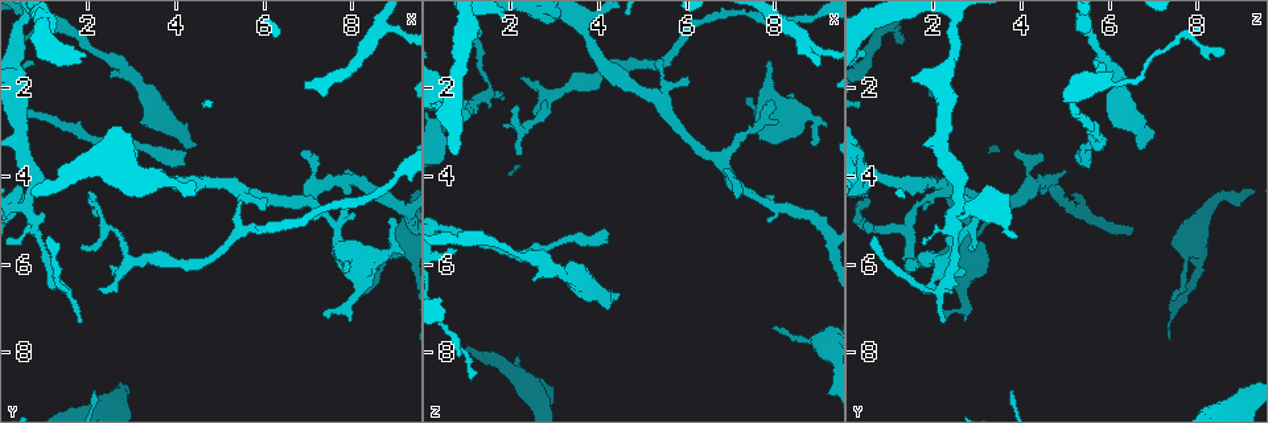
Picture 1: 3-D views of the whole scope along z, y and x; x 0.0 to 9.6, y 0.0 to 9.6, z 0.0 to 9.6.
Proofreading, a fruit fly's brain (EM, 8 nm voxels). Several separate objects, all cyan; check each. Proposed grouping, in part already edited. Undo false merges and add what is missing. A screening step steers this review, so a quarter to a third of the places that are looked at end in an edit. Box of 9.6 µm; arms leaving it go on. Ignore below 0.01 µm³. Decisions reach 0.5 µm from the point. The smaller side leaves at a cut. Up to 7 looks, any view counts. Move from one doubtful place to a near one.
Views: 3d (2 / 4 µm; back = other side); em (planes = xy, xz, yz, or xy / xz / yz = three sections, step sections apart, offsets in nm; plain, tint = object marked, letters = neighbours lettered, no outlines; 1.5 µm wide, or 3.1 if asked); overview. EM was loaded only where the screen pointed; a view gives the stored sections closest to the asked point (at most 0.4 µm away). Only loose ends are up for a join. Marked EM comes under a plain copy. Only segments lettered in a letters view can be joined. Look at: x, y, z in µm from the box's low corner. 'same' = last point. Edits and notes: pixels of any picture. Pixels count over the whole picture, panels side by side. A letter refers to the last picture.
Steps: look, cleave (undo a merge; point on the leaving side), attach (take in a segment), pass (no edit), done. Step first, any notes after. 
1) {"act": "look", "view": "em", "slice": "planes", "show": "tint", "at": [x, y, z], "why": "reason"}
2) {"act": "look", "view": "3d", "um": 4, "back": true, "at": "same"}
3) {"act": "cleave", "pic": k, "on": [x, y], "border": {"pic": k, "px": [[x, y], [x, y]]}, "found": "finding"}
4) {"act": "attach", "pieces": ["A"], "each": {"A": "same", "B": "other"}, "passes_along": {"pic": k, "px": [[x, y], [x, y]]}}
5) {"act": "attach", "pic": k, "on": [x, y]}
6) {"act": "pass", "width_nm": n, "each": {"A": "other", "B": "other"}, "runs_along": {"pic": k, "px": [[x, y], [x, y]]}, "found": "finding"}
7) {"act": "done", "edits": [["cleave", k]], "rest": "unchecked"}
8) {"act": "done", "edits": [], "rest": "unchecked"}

{"act": "look", "view": "em", "slice": "planes", "show": "letters", "at": [5.35, 5.15, 1.45], "why": "three-way junction"}

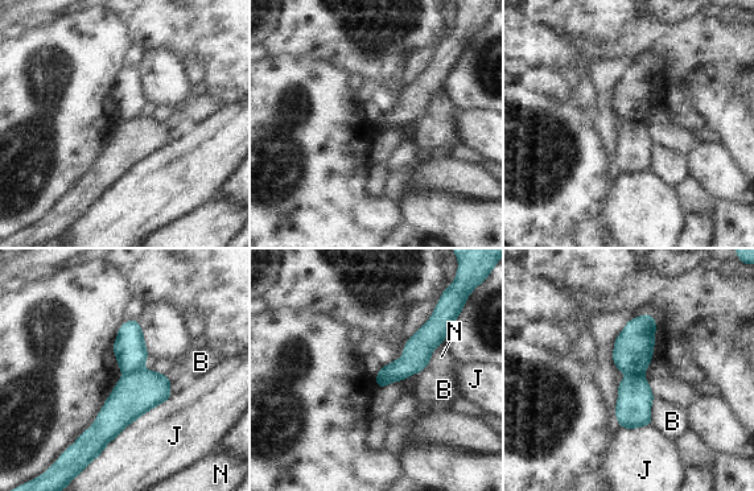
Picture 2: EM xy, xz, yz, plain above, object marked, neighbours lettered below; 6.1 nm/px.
{"act": "cleave", "pic": 2, "on": [134, 395], "width_nm": 130, "longest_contact_nm": ["J", 650], "each": {"B": "other", "J": "other", "N": "other"}, "found": "a second cell is stuck on"}

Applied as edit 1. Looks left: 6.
{"act": "look", "view": "3d", "um": 2, "at": [1.85, 7.40, 2.15], "why": "branch stops here"}

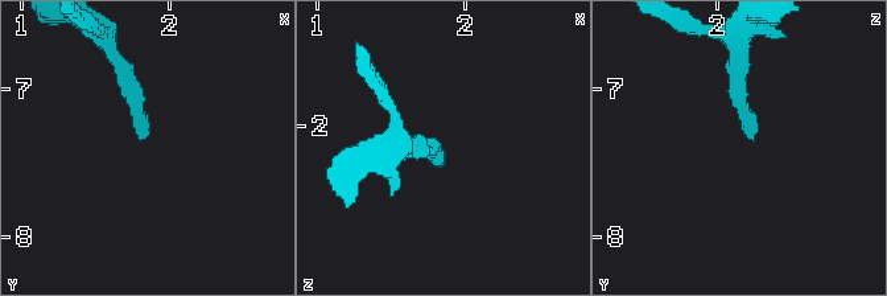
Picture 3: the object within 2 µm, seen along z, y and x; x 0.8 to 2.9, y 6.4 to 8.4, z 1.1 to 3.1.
{"act": "look", "view": "em", "slice": "xz", "step": 4, "show": "tint", "at": [1.84, 7.32, 2.20]}

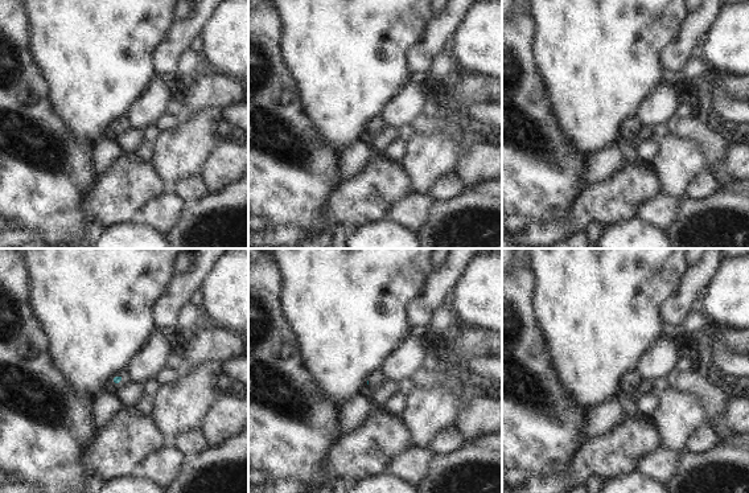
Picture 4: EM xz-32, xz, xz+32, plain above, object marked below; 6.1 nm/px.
{"act": "look", "view": "em", "slice": "planes", "show": "letters", "at": "same", "why": "cut it another way"}

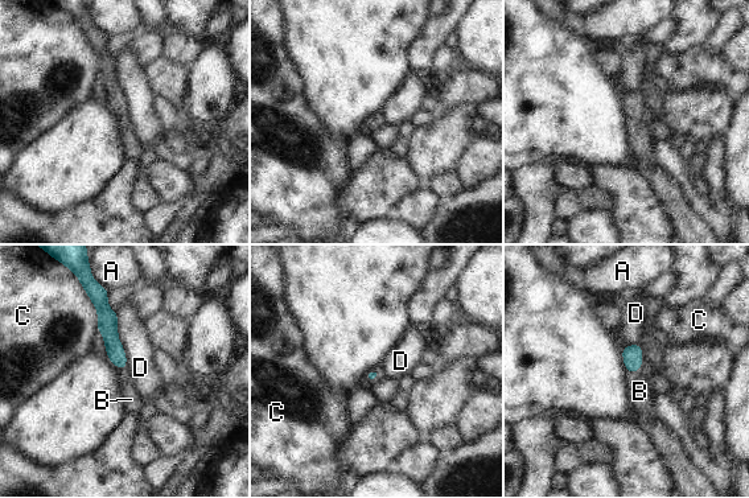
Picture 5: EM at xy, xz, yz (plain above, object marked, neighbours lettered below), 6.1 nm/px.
{"act": "attach", "pieces": ["B"], "each": {"A": "other", "B": "same", "C": "other", "D": "other"}, "found": "it goes on there"}

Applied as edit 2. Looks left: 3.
{"act": "look", "view": "overview"}

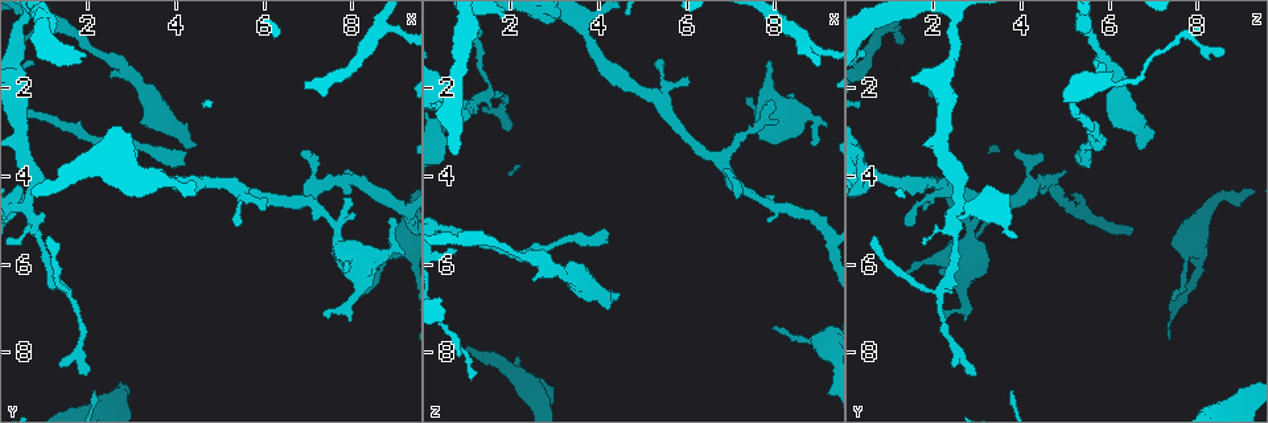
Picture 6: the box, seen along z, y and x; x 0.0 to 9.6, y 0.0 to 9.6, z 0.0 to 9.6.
{"act": "look", "view": "3d", "um": 4, "at": [4.55, 3.30, 6.70]}

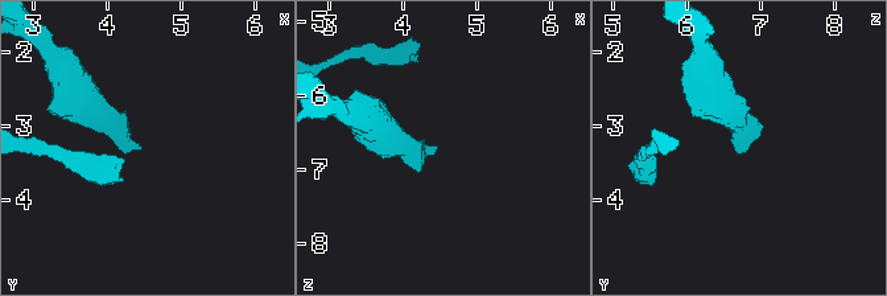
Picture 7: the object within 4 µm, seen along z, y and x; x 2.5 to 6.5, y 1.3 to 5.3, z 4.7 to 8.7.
{"act": "look", "view": "em", "slice": "planes", "show": "letters", "at": [4.50, 3.30, 6.75]}

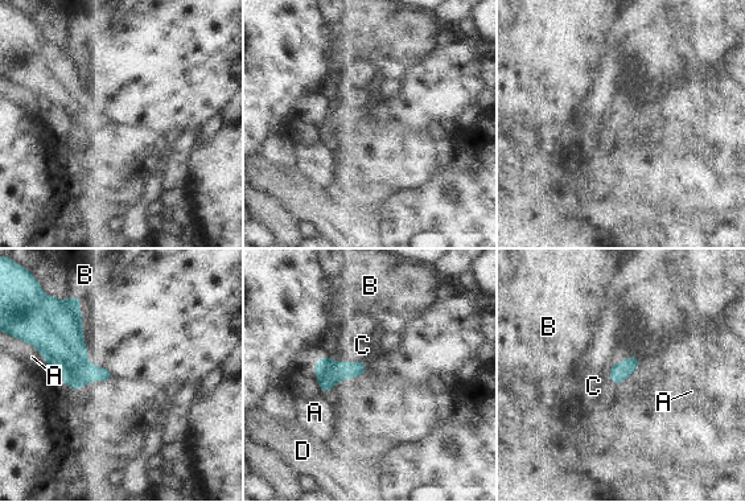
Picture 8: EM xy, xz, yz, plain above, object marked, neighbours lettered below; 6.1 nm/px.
{"act": "attach", "pieces": ["C"], "each": {"A": "other", "B": "other", "C": "same", "D": "other"}, "passes_along": {"pic": 8, "px": [[328, 371], [348, 362], [362, 345]]}, "found": "it goes on there"}

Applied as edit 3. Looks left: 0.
{"act": "done", "edits": [["cleave", 2], ["attach", 5], ["attach", 8]], "rest": "unchecked"}

